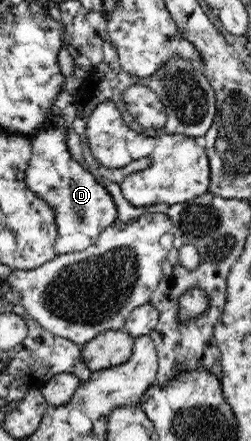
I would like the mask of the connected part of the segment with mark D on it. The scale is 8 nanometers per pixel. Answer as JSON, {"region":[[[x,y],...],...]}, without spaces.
{"region":[[[62,129],[34,134],[31,138],[32,154],[25,178],[27,187],[45,200],[55,212],[57,240],[54,248],[57,254],[87,249],[96,242],[106,226],[118,219],[118,211],[110,193],[94,174],[74,160],[64,138],[66,133]]]}

